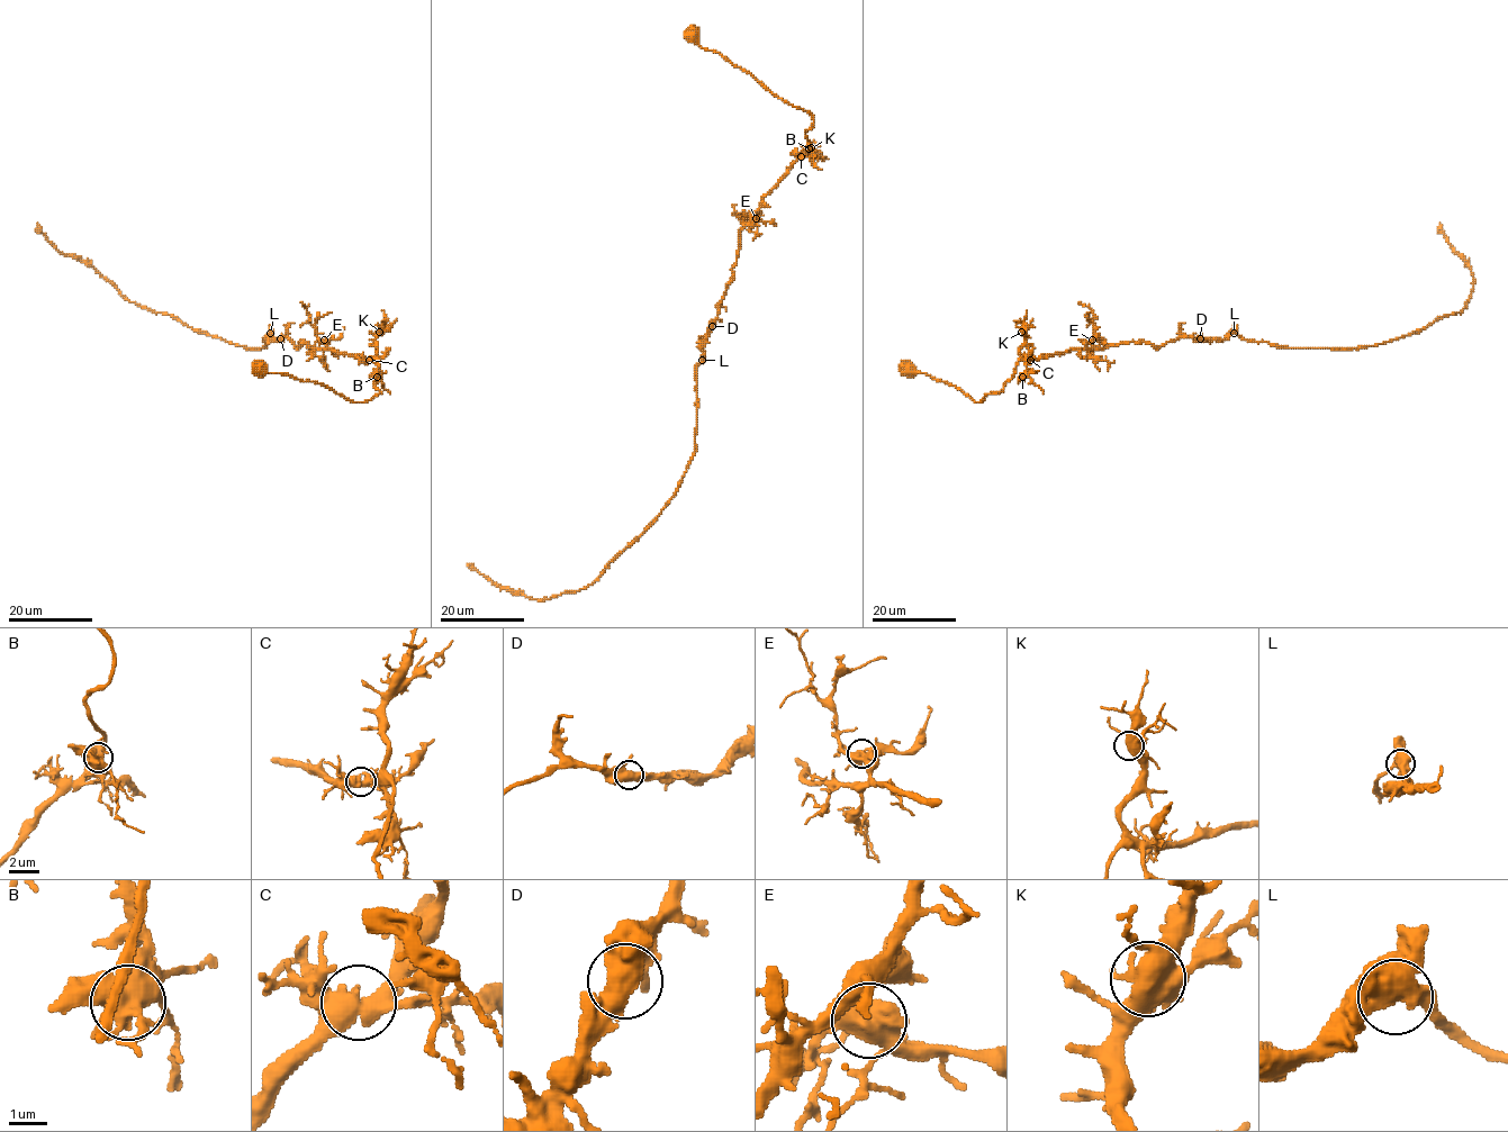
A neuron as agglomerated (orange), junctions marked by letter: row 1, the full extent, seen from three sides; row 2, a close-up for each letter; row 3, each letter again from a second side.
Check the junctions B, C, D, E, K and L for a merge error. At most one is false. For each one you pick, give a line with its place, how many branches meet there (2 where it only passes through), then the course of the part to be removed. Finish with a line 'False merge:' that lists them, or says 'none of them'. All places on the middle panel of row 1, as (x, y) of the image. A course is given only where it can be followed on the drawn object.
False merge: none of them

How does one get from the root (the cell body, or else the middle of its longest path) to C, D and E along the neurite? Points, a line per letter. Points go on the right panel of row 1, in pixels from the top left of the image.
C: (909, 371), (923, 372), (954, 385), (978, 403), (987, 395), (1002, 390), (1019, 361), (1030, 360)
D: (909, 371), (978, 403), (1002, 390), (1019, 361), (1200, 338)
E: (909, 371), (923, 372), (954, 385), (978, 403), (987, 395), (1002, 390), (1019, 361), (1081, 350), (1092, 340)

